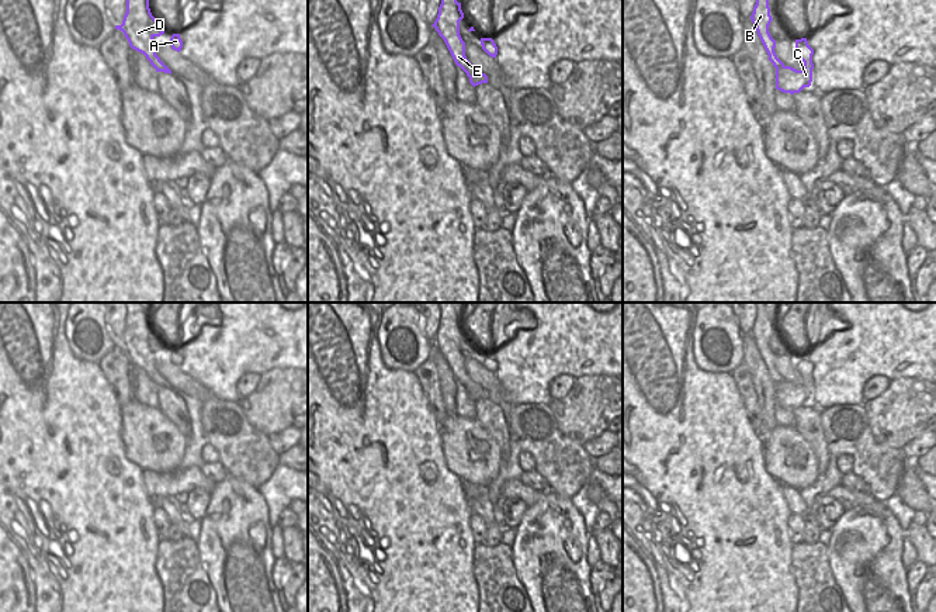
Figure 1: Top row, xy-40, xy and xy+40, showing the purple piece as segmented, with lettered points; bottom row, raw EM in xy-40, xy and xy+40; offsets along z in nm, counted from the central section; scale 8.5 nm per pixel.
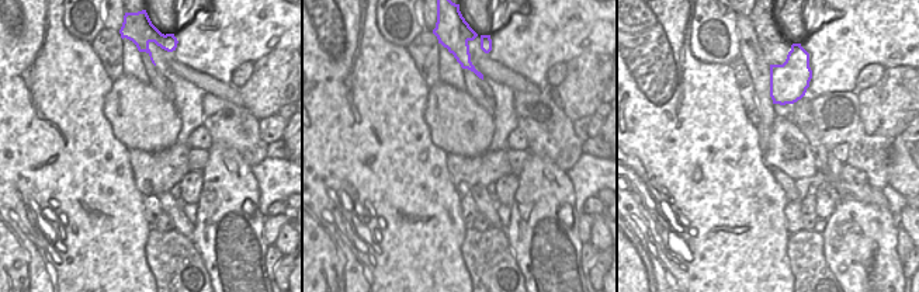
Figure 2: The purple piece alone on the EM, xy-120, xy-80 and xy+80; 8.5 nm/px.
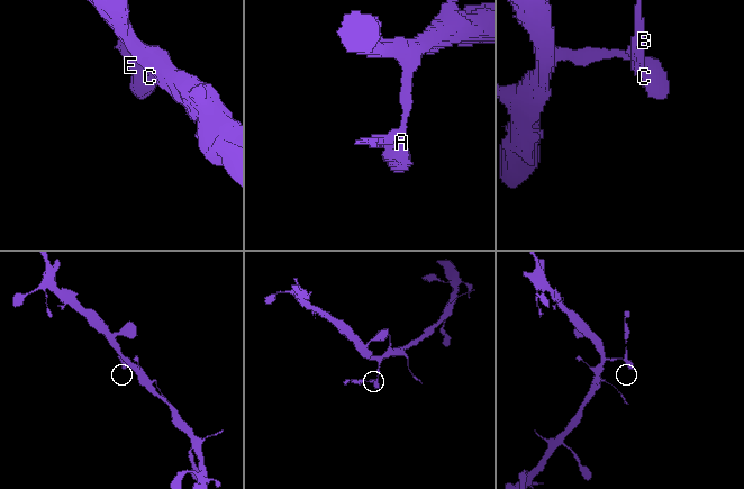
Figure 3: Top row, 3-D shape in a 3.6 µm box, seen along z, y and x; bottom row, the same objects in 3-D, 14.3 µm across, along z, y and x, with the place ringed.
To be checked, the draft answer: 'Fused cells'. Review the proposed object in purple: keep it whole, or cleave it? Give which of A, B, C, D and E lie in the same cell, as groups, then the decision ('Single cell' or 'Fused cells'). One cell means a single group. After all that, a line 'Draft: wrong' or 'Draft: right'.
Groups: A C / B D E. Fused cells
Draft: right

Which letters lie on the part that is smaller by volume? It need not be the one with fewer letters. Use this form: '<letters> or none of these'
B, D, E

